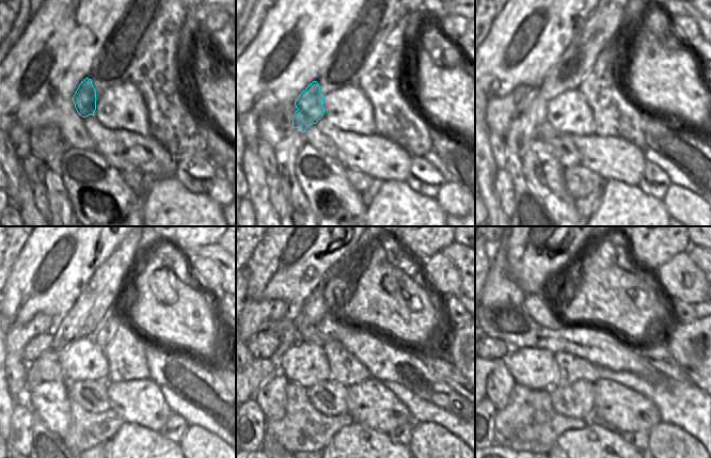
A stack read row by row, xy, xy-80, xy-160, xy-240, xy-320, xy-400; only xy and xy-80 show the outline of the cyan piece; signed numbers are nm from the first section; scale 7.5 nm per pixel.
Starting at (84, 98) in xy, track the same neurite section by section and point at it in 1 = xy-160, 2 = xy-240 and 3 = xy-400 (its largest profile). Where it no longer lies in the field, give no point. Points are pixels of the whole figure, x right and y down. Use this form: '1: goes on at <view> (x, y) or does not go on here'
1: goes on at xy-160 (535, 108)
2: goes on at xy-240 (40, 344)
3: goes on at xy-400 (496, 348)

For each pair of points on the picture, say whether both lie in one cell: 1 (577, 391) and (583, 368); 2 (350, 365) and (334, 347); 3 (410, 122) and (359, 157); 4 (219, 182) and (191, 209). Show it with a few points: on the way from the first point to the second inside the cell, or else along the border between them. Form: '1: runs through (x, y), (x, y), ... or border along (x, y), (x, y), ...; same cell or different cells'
1: border along (593, 383), (575, 380), (568, 385), (555, 387); different cells
2: runs through (346, 361), (336, 351); same cell
3: border along (376, 133), (395, 142), (407, 153); different cells
4: border along (206, 194), (222, 206); different cells

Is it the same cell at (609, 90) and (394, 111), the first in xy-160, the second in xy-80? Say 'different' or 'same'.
same

